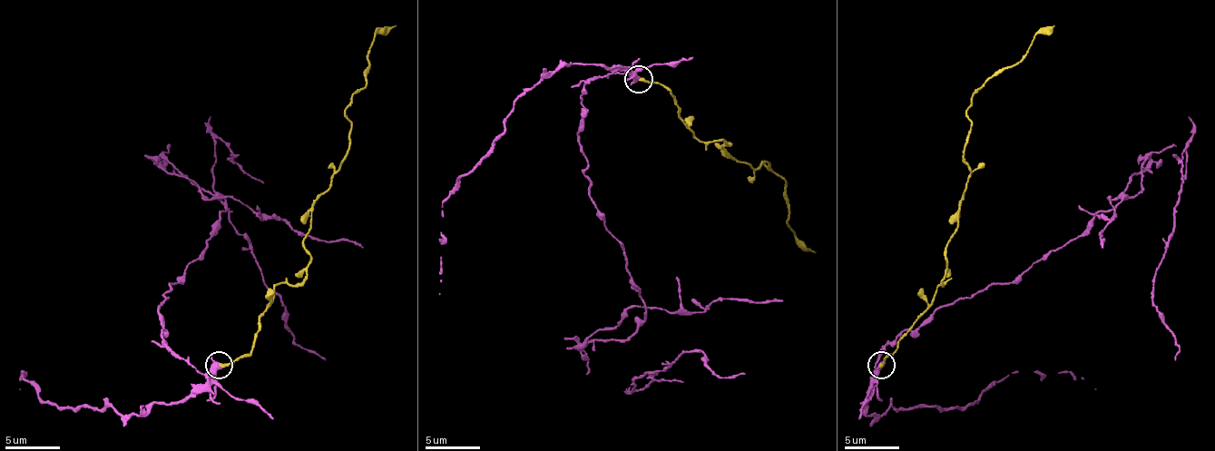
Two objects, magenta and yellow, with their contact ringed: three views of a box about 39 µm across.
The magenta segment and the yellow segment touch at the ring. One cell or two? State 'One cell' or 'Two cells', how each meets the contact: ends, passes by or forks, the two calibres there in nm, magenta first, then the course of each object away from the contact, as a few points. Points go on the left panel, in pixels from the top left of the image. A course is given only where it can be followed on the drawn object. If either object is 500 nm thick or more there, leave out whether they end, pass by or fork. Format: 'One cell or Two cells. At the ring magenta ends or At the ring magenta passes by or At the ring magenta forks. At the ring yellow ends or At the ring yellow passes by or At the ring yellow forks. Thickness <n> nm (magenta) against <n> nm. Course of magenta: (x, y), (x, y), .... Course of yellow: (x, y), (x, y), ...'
Two cells. Thickness 500 nm (magenta) against 240 nm. Course of magenta: (218, 365), (199, 373), (174, 354), (158, 308), (226, 204), (161, 161), (210, 199), (231, 196), (362, 248). Course of yellow: (218, 365), (253, 348), (275, 286), (305, 275), (313, 201), (348, 147), (346, 106), (373, 35), (396, 24)

